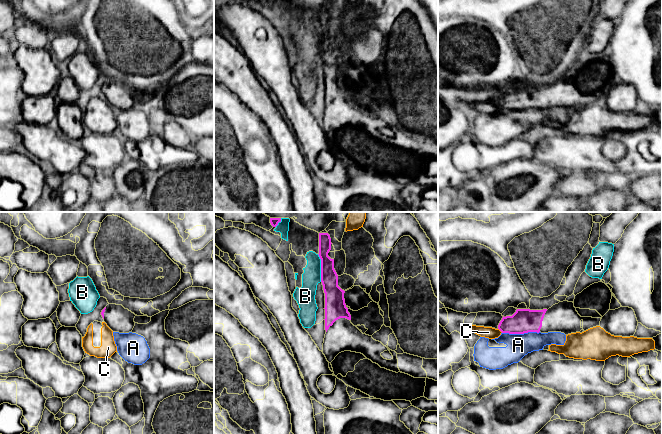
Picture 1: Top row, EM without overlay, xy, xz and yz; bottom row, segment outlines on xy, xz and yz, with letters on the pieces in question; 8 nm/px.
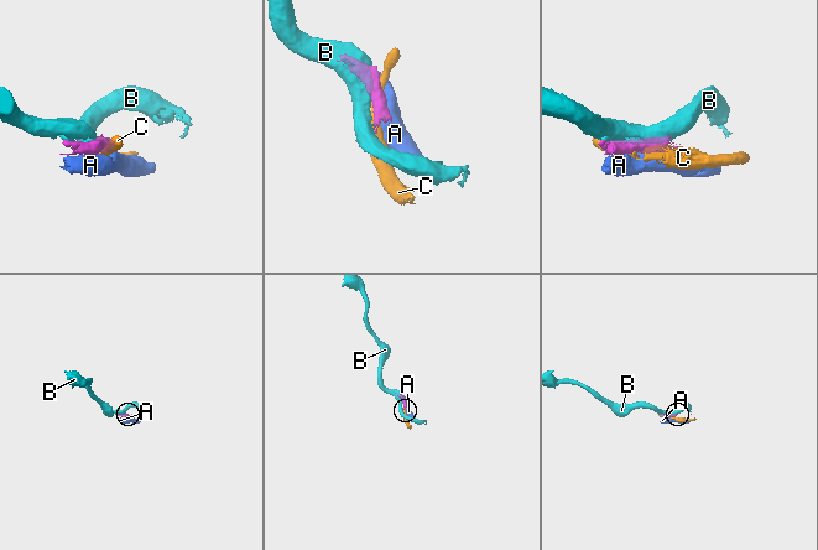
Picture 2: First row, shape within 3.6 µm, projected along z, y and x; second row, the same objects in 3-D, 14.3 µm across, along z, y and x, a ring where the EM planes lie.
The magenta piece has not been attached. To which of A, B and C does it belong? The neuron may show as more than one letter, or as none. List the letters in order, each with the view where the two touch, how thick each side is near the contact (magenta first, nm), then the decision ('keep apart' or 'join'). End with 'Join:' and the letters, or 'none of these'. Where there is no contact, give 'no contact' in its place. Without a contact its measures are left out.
A: yz | 190/190 nm | keep apart
B: xz | 160/150 nm | keep apart
C: yz | 190/100 nm | keep apart
Join: none of these

